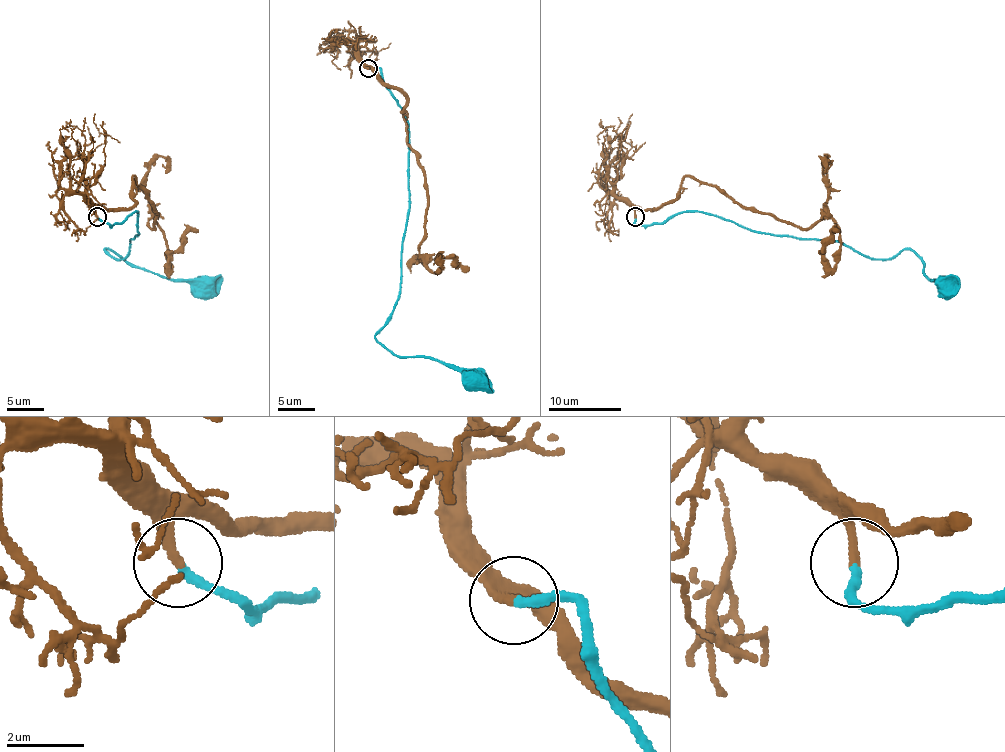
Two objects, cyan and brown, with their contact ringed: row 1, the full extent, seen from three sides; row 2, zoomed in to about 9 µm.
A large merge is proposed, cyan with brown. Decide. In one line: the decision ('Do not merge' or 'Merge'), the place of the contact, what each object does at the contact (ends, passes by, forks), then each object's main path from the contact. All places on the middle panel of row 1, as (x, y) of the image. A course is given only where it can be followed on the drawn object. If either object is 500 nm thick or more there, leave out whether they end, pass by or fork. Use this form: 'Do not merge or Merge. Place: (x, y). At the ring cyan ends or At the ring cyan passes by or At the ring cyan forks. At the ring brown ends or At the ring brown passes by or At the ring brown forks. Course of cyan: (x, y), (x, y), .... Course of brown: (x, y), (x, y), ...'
Merge. Place: (368, 68). At the ring cyan ends. At the ring brown ends. Course of cyan: (367, 67), (380, 69), (405, 117), (409, 146), (400, 295), (376, 339), (396, 356), (466, 368), (475, 381). Course of brown: (367, 67), (404, 95), (407, 146), (427, 193), (424, 264), (436, 274), (442, 257), (451, 257), (469, 270)

